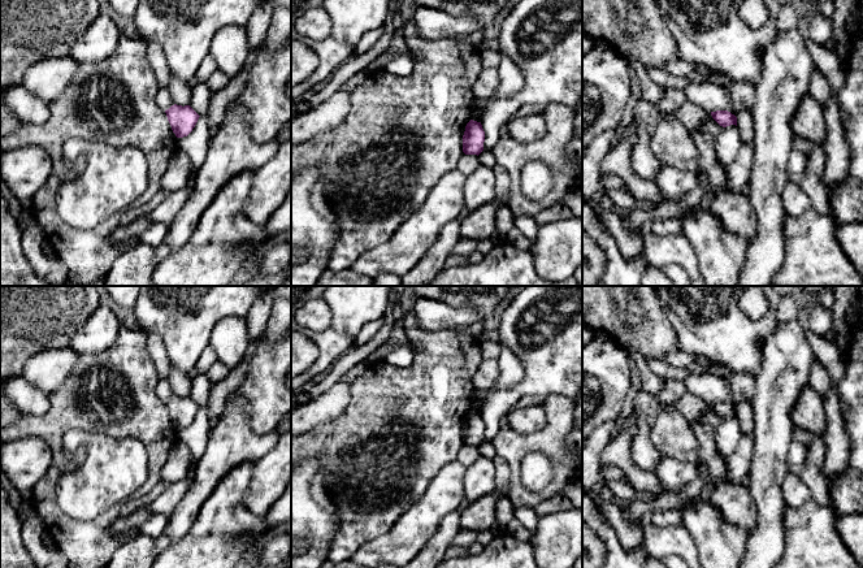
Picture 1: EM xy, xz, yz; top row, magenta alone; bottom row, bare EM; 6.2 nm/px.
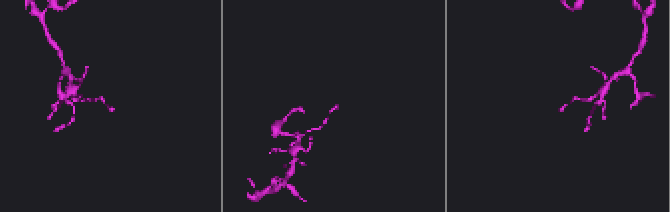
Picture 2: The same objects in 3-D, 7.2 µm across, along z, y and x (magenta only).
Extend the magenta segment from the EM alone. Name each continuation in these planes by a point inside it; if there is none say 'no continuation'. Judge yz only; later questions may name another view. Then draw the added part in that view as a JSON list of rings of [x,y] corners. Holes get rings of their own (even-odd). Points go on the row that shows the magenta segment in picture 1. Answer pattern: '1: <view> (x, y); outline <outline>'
no continuation

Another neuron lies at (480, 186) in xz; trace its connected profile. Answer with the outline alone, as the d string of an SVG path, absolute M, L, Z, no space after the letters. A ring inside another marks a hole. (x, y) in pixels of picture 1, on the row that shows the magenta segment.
M480 165L468 175L464 186L465 212L477 211L494 200L496 198L495 182L494 170L485 165Z

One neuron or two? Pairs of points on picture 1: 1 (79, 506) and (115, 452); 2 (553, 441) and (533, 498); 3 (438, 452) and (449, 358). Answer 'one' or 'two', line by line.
1: one
2: one
3: one

